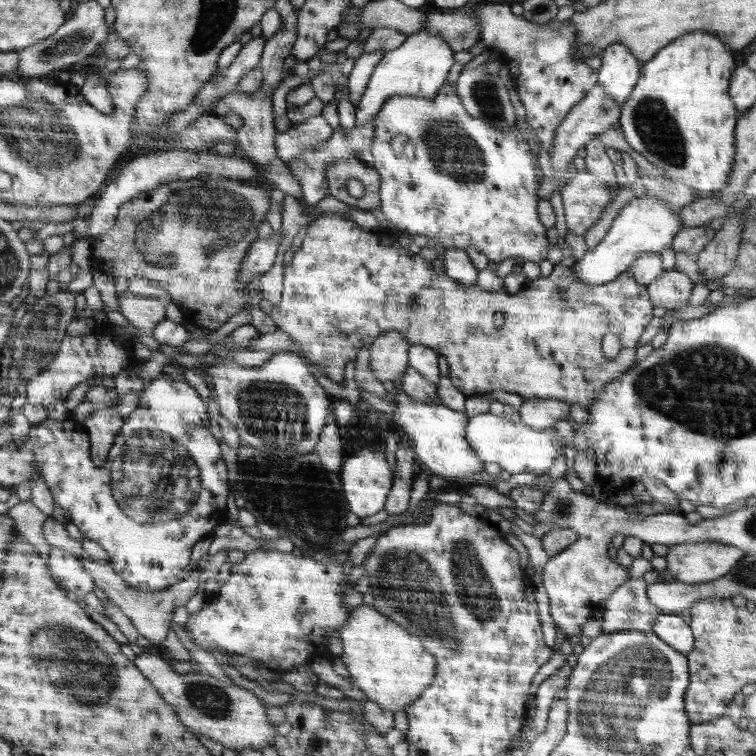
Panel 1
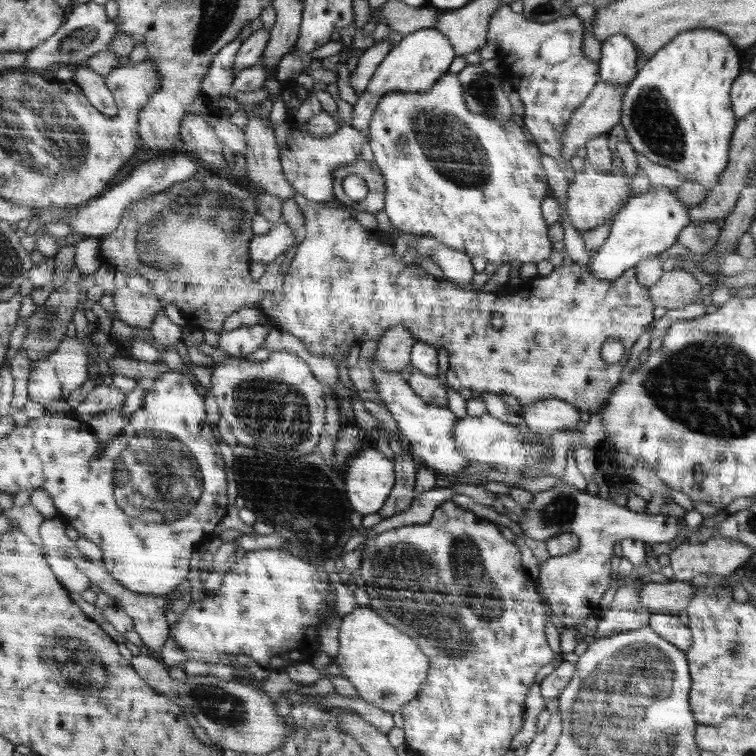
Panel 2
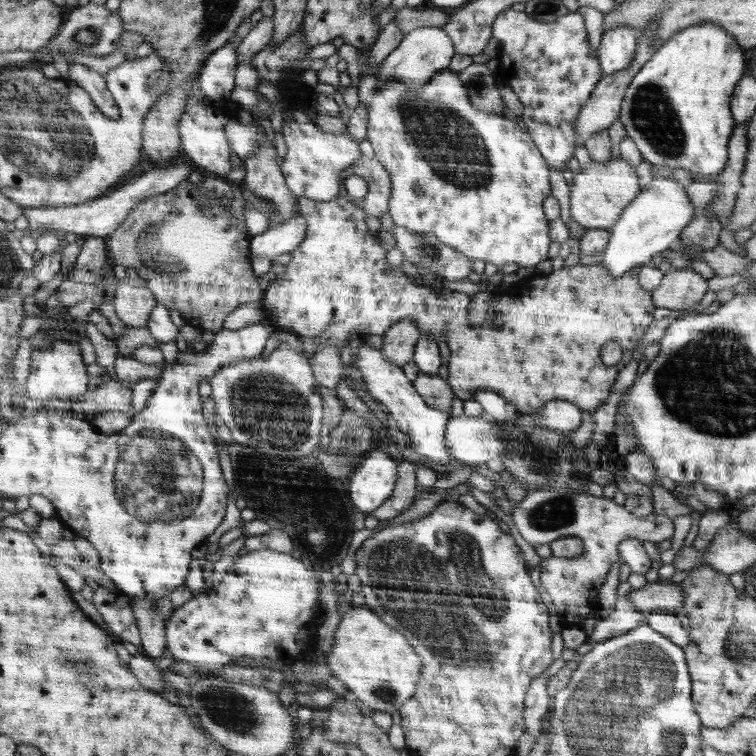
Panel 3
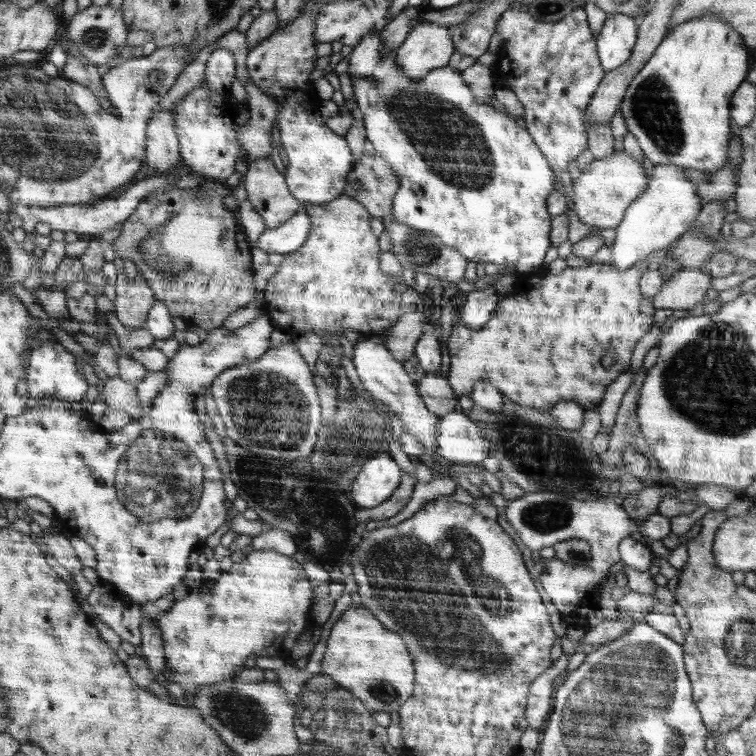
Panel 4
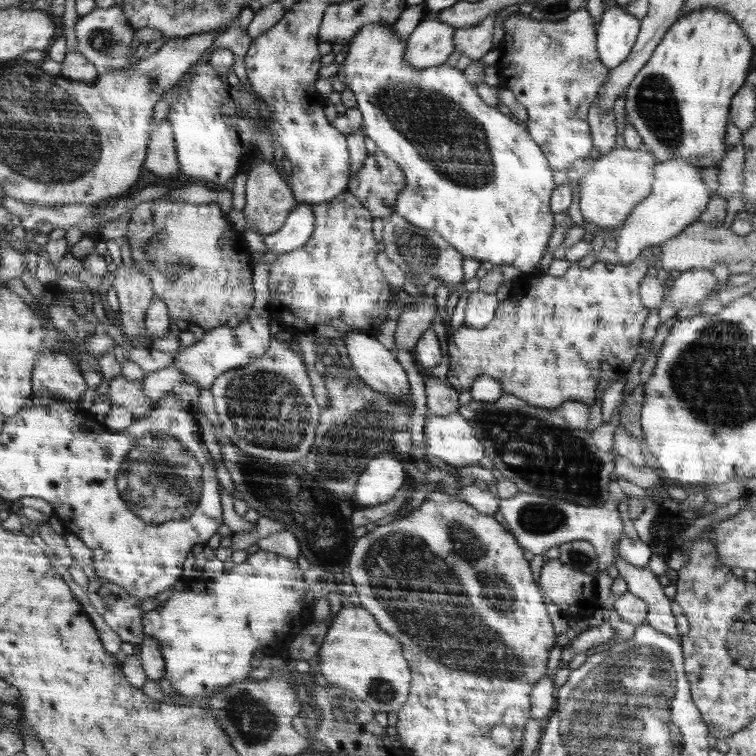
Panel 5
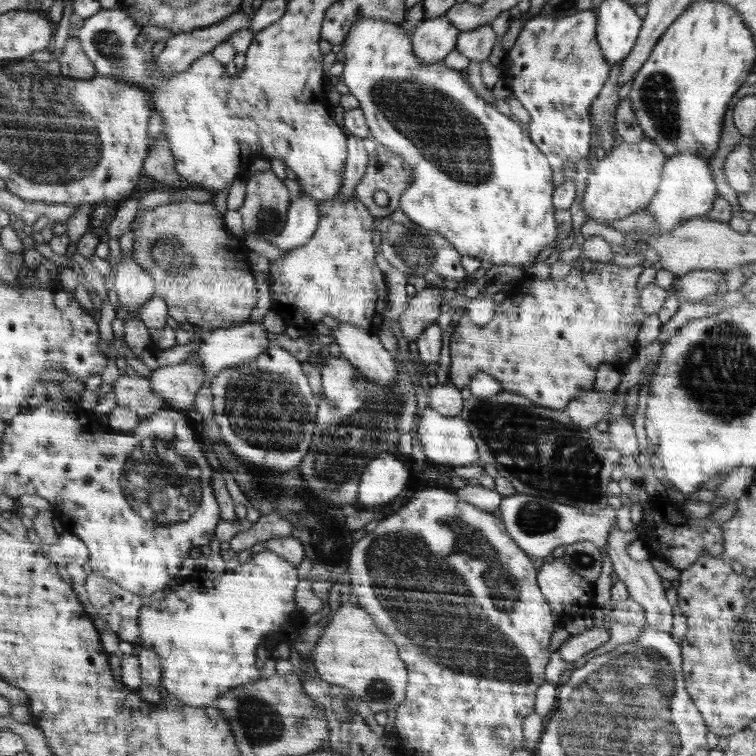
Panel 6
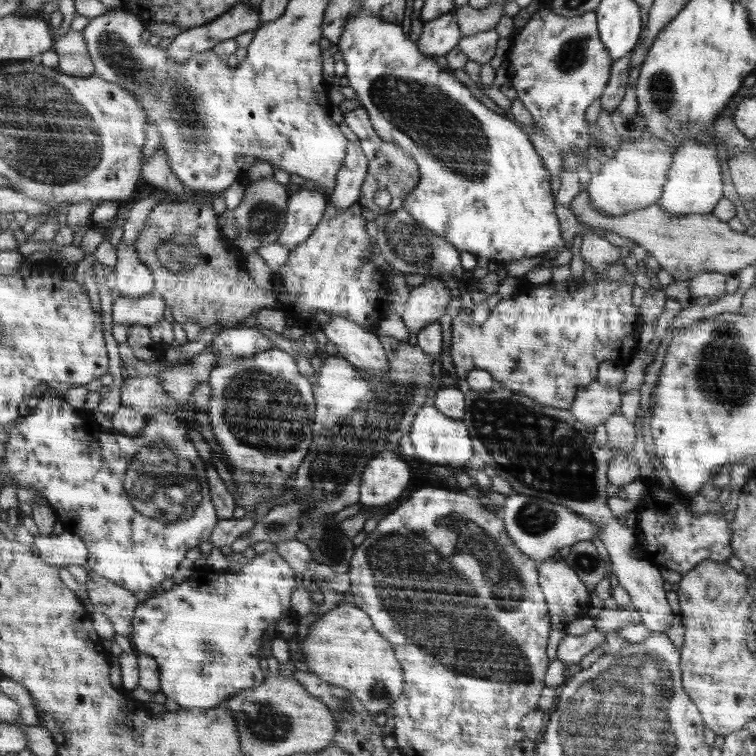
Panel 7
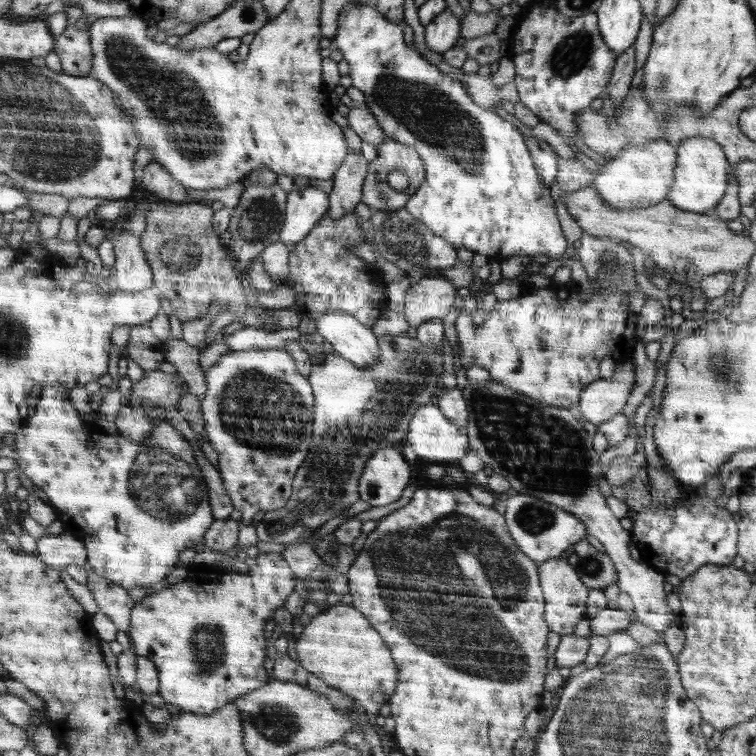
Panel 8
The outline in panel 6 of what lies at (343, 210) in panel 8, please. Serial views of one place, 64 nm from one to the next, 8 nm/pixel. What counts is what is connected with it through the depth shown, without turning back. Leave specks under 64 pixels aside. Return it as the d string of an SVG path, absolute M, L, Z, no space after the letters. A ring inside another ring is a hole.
M355 135L348 137L350 156L347 158L346 172L343 174L343 187L339 194L344 202L347 202L349 198L354 198L354 190L365 174L369 157L364 149L362 139Z

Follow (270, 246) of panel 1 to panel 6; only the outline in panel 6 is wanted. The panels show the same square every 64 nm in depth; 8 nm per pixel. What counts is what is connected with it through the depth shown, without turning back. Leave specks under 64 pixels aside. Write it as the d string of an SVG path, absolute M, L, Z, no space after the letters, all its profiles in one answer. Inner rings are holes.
M300 195L296 201L292 201L286 228L278 237L269 241L271 246L288 252L307 245L315 235L322 218L319 204L307 195Z

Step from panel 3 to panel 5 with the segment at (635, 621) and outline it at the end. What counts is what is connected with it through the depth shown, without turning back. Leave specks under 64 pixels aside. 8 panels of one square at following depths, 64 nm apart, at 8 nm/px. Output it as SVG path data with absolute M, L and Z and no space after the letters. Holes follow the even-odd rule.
M606 619L603 624L595 627L590 626L585 631L577 634L575 642L572 642L570 647L563 648L560 669L567 667L576 654L586 652L598 645L607 644L611 638L614 638L614 634L614 628Z

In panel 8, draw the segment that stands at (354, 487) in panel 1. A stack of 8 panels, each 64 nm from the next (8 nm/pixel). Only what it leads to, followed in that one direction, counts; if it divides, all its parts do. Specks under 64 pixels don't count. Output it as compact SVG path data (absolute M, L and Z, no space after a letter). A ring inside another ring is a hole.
M380 450L359 478L359 497L371 506L386 506L402 496L410 480L410 468L396 450Z

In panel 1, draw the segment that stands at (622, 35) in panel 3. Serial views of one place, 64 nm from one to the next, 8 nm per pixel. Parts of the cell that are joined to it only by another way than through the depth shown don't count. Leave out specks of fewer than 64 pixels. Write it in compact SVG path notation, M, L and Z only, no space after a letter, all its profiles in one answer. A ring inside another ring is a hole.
M708 32L684 34L672 42L672 46L660 49L640 70L636 56L624 42L608 46L601 54L598 84L622 110L619 118L626 142L654 166L662 168L674 183L691 187L698 198L718 197L731 185L731 173L735 166L734 126L736 109L730 98L734 58L723 39Z

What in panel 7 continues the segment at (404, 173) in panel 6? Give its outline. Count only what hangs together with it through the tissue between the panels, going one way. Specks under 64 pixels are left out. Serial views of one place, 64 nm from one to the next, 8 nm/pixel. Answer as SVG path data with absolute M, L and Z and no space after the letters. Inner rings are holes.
M381 141L376 149L376 155L368 162L367 174L360 188L357 203L370 209L375 215L384 215L386 212L395 212L403 208L403 203L408 198L408 195L419 185L420 170L415 159L407 151L402 150L400 146L396 146L396 144ZM378 190L386 190L392 196L392 203L387 210L374 203L374 194Z

